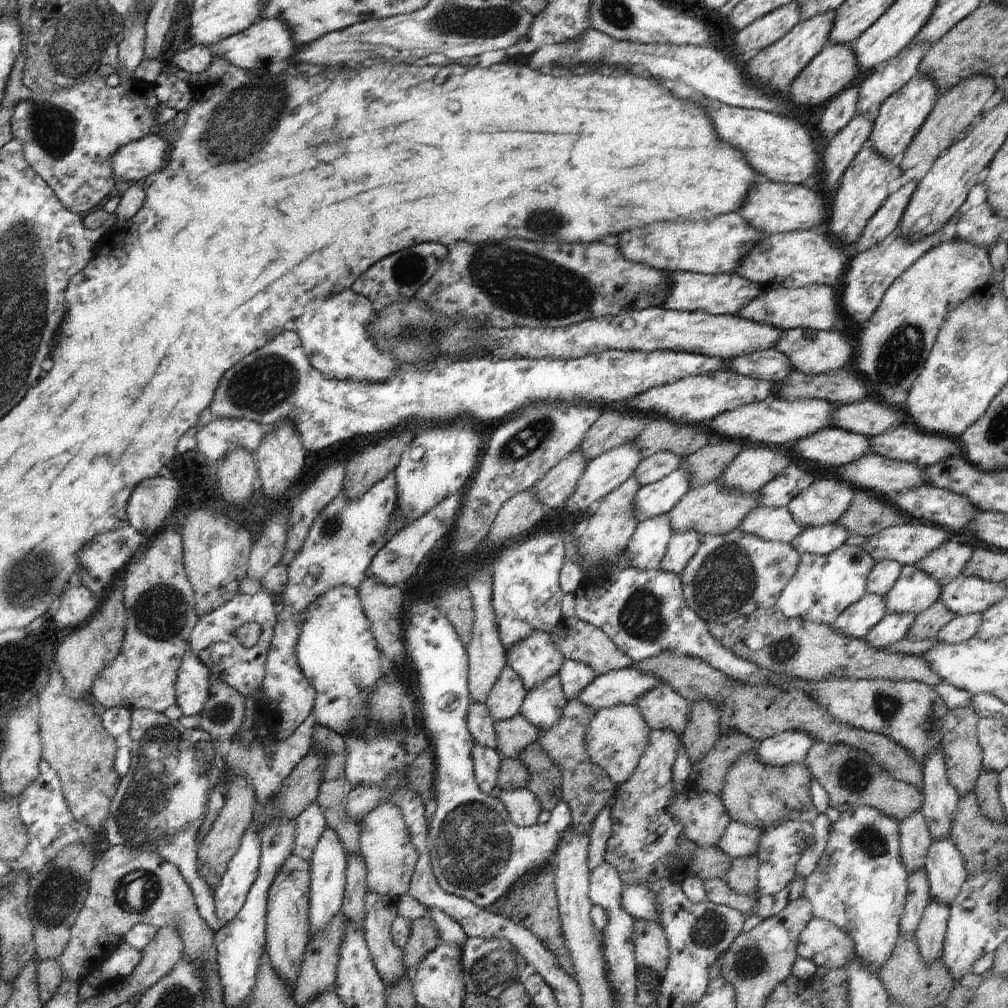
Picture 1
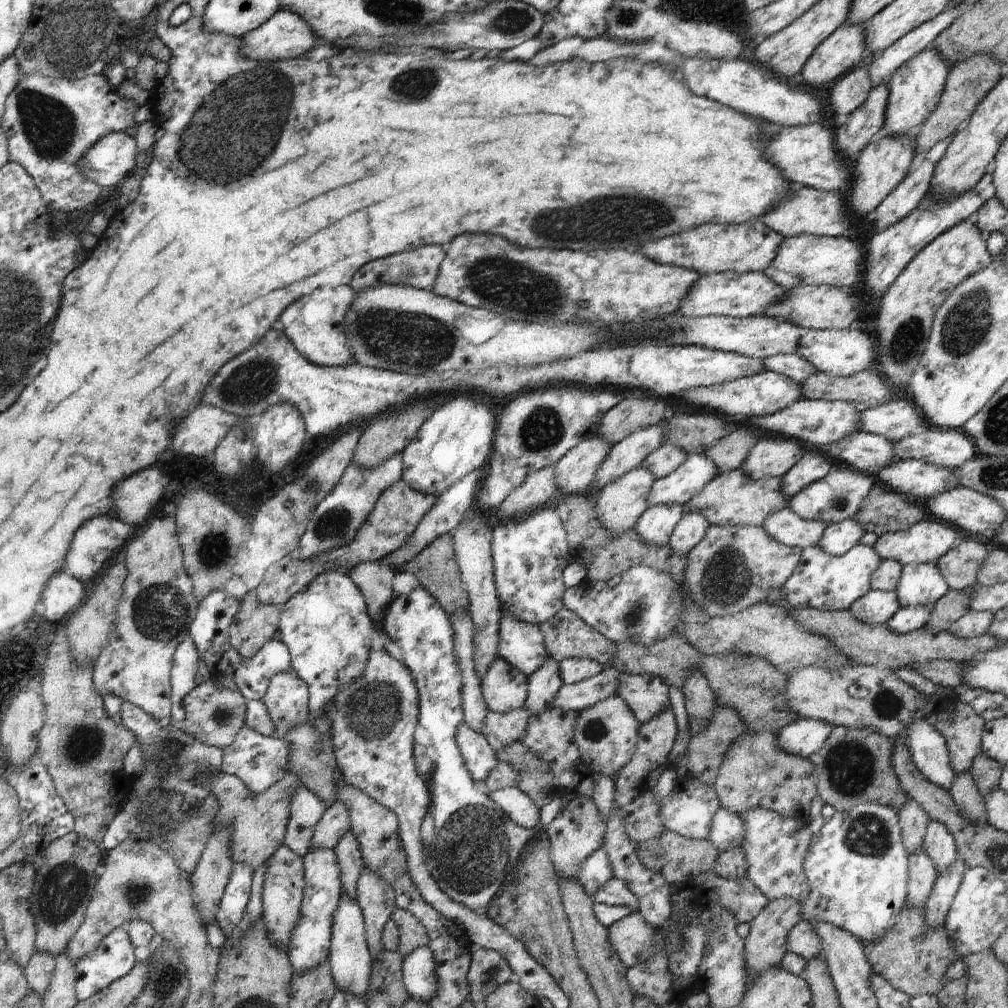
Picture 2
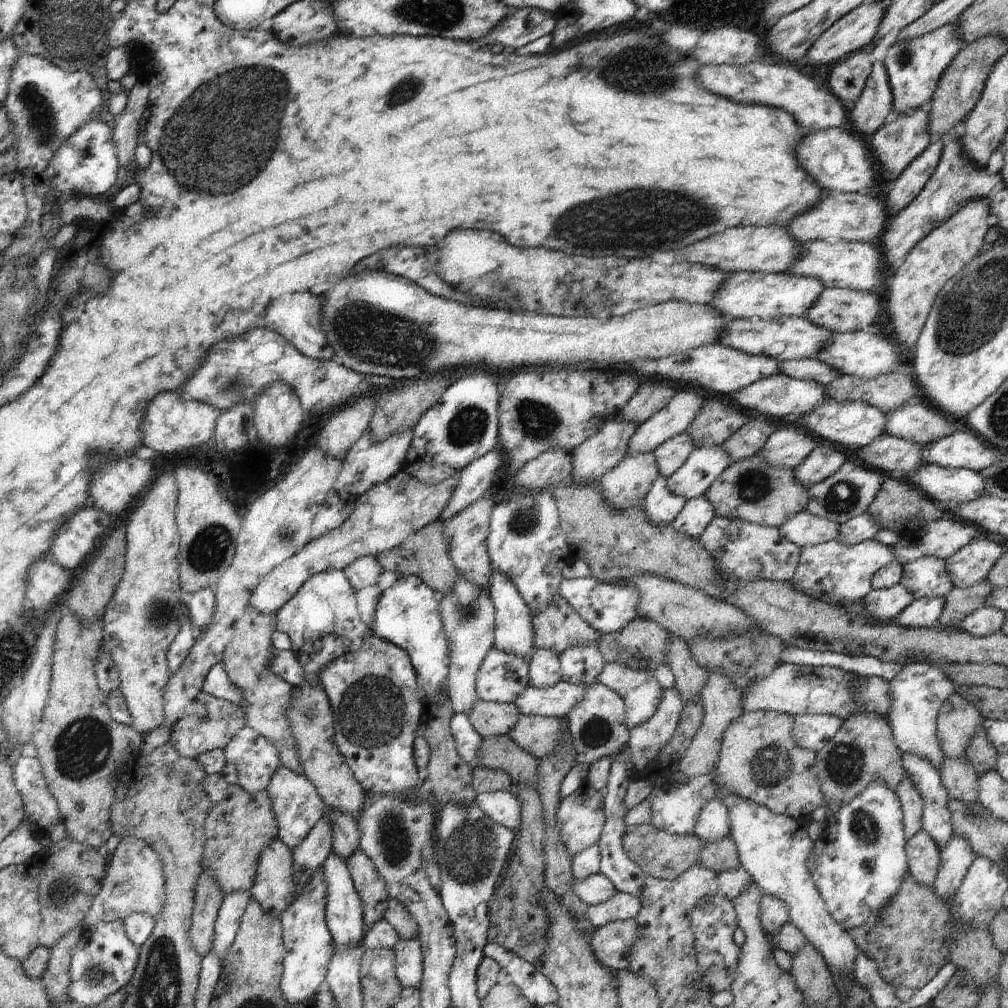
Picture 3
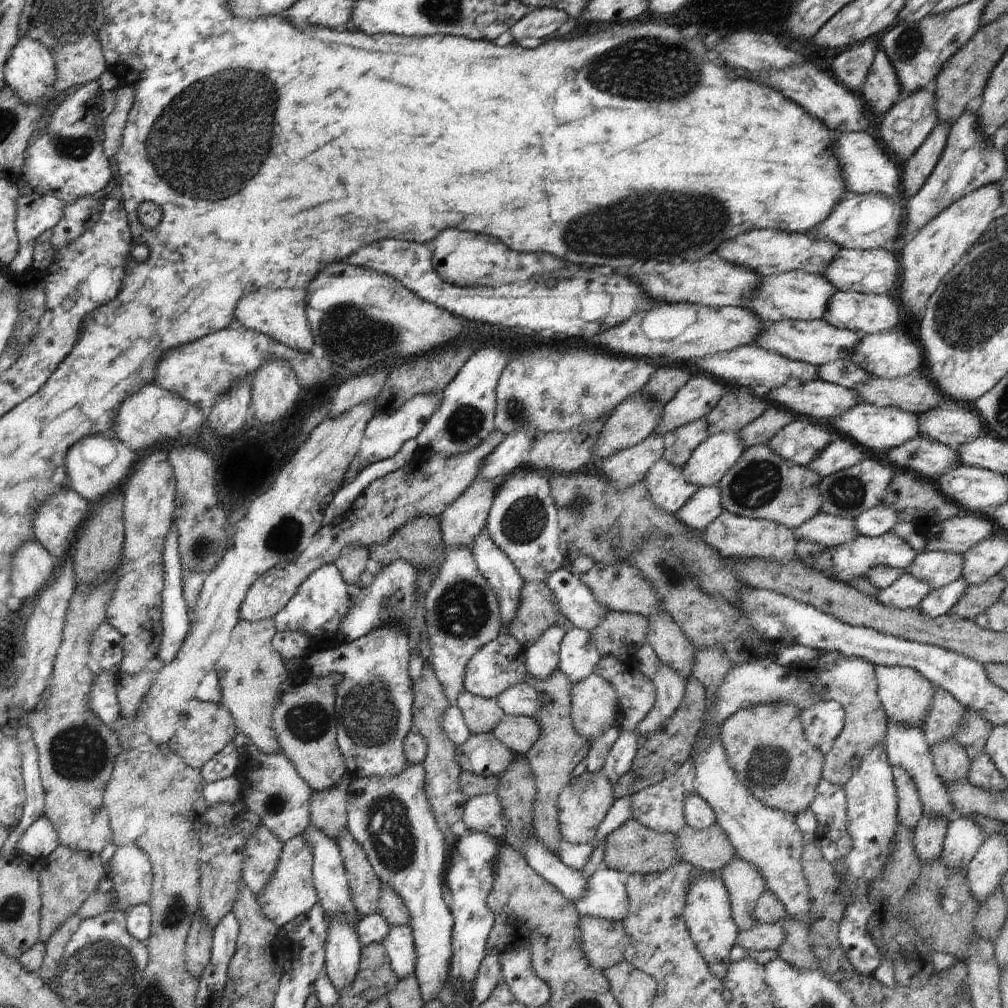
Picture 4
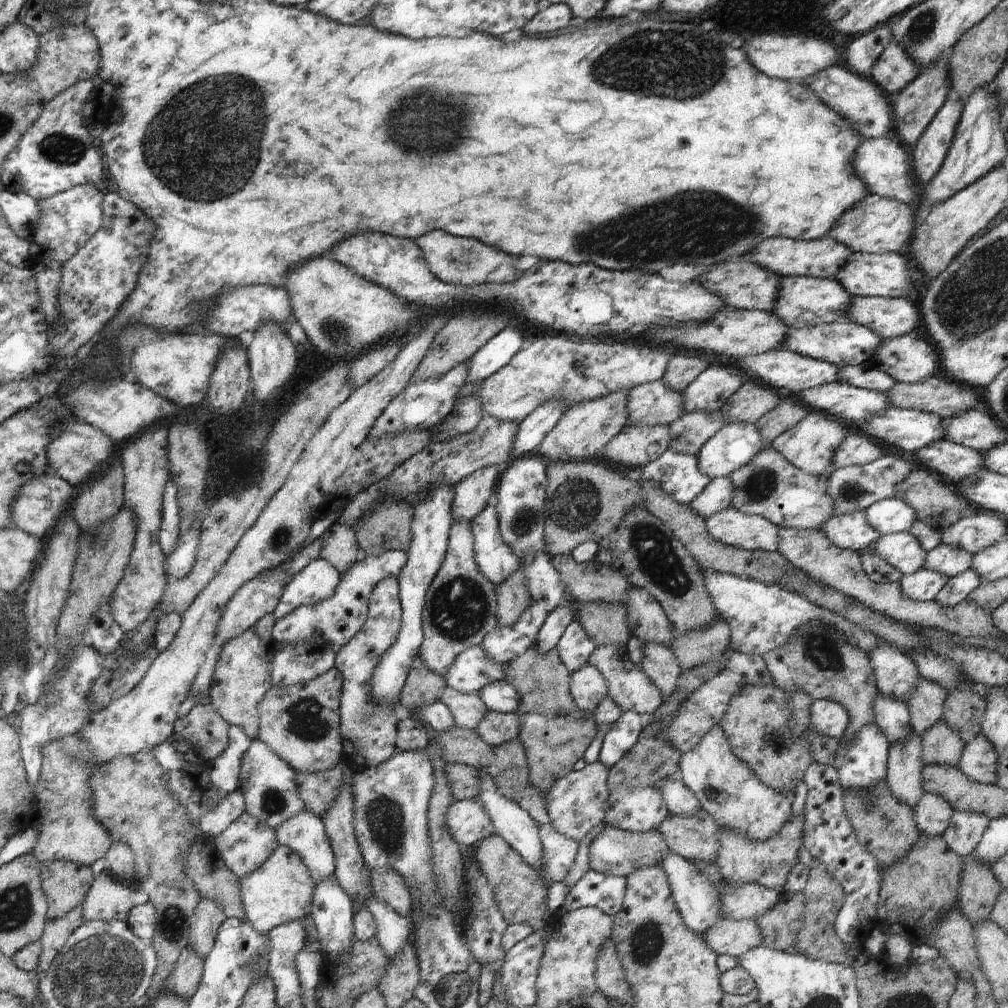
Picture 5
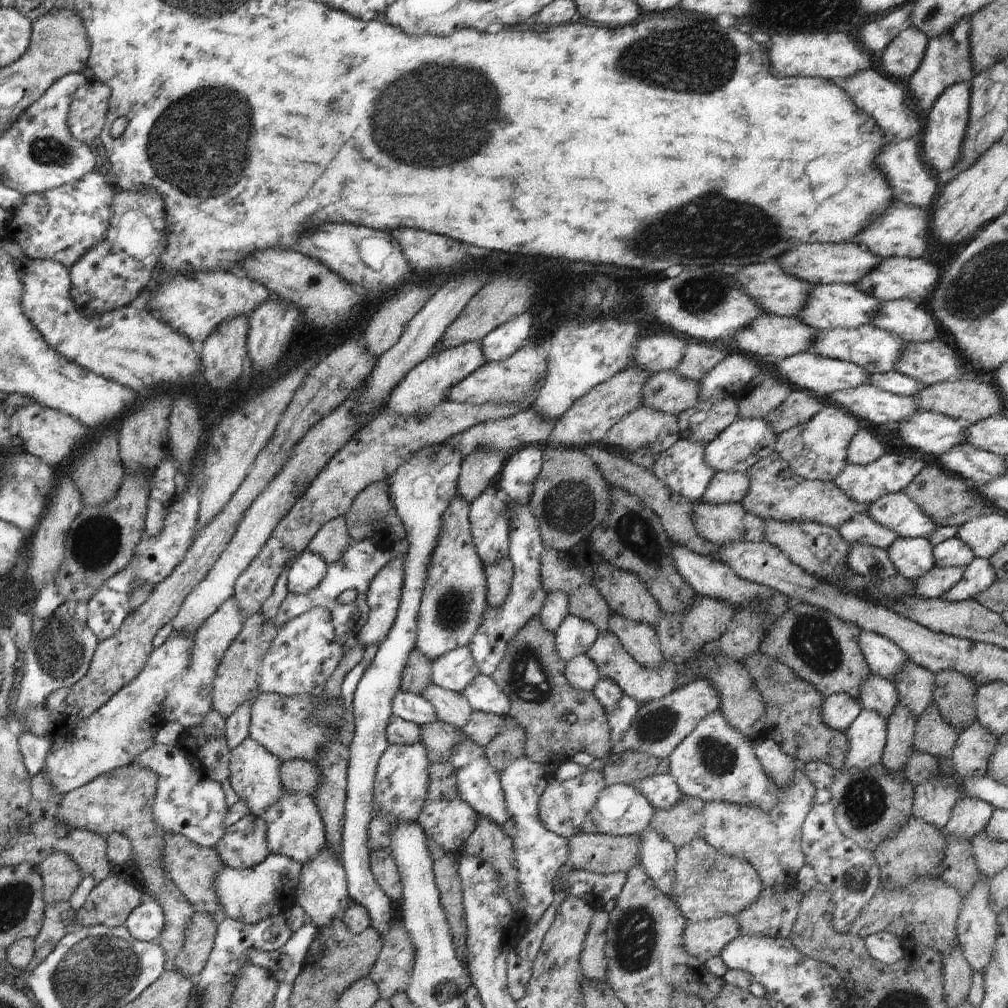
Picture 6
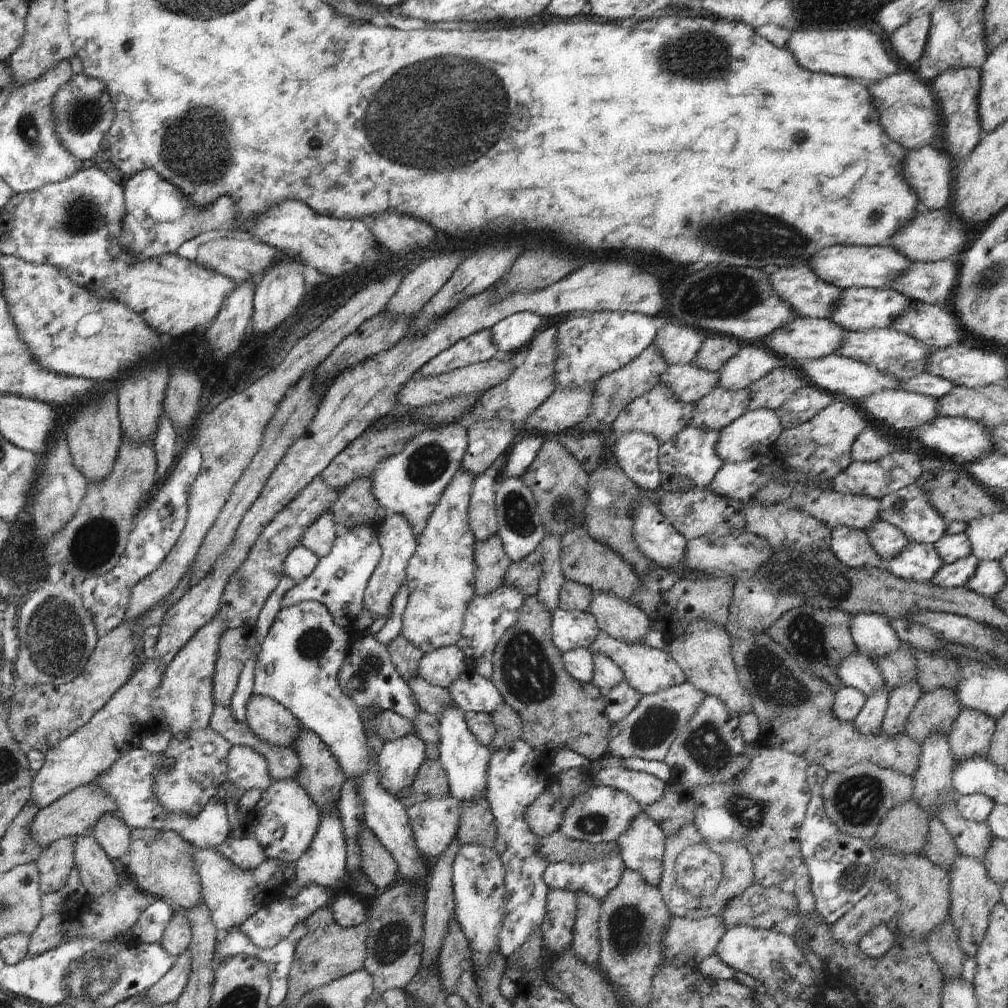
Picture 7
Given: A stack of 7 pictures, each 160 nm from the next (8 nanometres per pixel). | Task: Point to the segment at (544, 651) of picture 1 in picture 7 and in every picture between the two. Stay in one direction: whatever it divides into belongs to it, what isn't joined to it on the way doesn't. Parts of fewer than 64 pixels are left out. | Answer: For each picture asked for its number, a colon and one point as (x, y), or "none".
2: (521, 644)
3: (513, 632)
4: (497, 568)
5: (495, 559)
6: (489, 518)
7: (482, 514)

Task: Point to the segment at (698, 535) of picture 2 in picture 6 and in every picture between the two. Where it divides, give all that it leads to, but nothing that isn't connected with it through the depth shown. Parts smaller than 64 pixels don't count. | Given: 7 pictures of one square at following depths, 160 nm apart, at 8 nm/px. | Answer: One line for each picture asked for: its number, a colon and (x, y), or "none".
3: (697, 513)
4: (704, 506)
5: (717, 496)
6: (725, 487)

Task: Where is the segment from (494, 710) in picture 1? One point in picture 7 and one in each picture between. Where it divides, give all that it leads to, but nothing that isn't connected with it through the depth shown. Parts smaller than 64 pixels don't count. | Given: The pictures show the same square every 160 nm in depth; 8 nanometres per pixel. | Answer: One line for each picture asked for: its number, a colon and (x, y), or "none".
2: (504, 688)
3: (501, 678)
4: (500, 664)
5: (471, 671)
6: (454, 671)
7: (441, 667)

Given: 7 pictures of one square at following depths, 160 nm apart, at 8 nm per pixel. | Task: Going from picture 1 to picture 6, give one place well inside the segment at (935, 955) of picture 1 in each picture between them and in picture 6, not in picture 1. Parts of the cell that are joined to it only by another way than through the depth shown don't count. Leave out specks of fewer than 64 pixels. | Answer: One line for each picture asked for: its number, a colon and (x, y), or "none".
2: (947, 884)
3: (956, 857)
4: (963, 838)
5: (966, 828)
6: (969, 816)

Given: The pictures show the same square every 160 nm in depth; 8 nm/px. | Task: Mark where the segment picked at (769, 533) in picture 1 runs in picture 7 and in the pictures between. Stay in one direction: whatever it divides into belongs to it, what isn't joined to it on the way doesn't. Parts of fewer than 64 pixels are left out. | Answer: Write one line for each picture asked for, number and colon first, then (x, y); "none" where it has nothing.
2: (784, 525)
3: (803, 529)
4: (823, 529)
5: (852, 531)
6: (863, 529)
7: (886, 539)

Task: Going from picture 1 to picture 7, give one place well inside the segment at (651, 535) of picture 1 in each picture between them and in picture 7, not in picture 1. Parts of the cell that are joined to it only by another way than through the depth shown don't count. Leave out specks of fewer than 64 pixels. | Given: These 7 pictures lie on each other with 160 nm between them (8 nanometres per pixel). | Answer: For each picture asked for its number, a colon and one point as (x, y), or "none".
2: (655, 526)
3: (661, 506)
4: (669, 490)
5: (677, 474)
6: (681, 468)
7: (689, 459)

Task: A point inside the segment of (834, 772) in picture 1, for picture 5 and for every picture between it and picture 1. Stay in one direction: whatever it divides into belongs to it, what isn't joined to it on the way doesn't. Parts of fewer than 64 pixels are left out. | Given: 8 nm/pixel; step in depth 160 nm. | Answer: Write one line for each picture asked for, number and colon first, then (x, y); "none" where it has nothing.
2: (854, 766)
3: (863, 751)
4: (851, 681)
5: (817, 659)

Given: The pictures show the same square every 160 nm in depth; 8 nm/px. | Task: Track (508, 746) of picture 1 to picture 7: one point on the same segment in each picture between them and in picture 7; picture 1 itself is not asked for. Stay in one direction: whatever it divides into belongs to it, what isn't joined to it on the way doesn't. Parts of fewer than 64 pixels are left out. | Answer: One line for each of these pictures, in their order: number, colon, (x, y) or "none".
2: (501, 730)
3: (490, 719)
4: (481, 714)
5: (467, 709)
6: (451, 707)
7: (430, 698)

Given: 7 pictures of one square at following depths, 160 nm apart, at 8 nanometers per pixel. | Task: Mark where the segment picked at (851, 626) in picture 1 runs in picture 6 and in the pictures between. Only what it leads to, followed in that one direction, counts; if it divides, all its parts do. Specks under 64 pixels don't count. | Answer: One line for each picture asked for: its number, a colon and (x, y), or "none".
2: (876, 607)
3: (884, 605)
4: (907, 592)
5: (923, 585)
6: (937, 581)

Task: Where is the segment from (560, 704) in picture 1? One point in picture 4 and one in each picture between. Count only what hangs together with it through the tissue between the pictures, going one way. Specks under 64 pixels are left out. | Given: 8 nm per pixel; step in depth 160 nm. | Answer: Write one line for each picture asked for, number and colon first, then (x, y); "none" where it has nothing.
2: (542, 685)
3: (544, 666)
4: (542, 657)

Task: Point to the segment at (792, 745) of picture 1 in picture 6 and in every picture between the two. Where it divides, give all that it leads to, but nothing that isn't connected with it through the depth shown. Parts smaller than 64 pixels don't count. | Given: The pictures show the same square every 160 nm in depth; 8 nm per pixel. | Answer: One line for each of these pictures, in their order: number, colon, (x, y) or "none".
2: (802, 737)
3: (812, 732)
4: (822, 723)
5: (828, 718)
6: (837, 711)

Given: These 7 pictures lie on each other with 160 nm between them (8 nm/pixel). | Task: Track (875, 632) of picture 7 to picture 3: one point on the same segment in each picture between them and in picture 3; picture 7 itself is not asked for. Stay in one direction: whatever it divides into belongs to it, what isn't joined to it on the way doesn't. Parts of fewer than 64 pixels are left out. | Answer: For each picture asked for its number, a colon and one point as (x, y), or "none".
3: (918, 691)
4: (906, 695)
5: (890, 666)
6: (884, 658)

